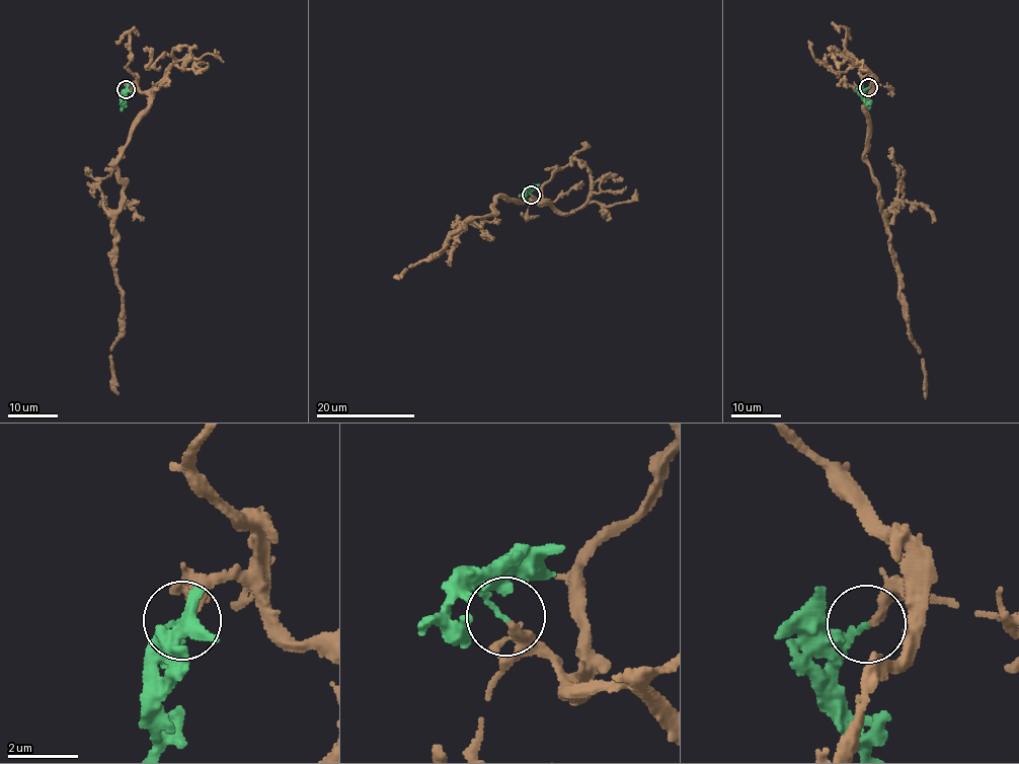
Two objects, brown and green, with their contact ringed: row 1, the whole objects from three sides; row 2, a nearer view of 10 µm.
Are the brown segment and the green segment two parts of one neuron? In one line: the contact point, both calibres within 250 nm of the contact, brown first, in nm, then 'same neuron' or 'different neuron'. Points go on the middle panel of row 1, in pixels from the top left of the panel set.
at (531, 195); 260 nm thick on the brown side, 120 nm on the other; same neuron

